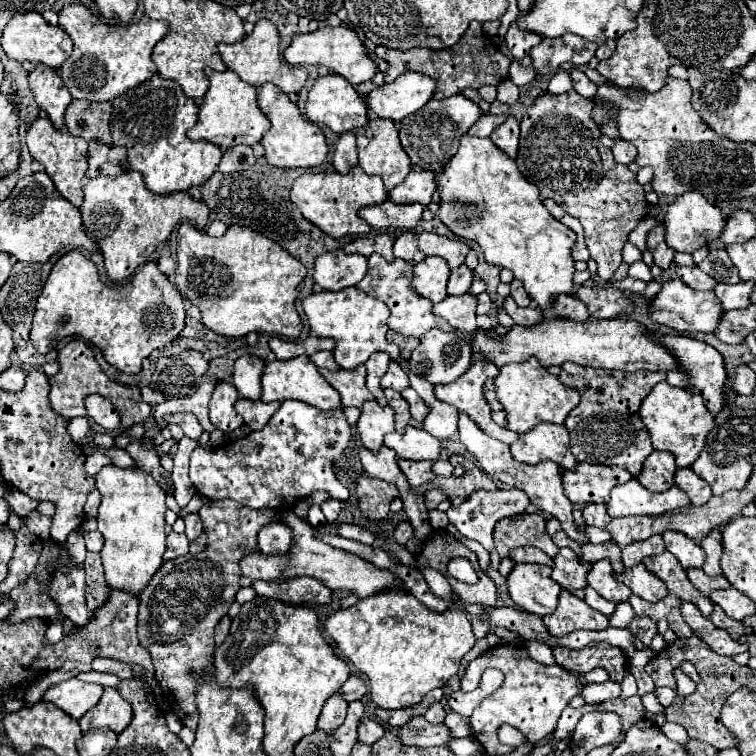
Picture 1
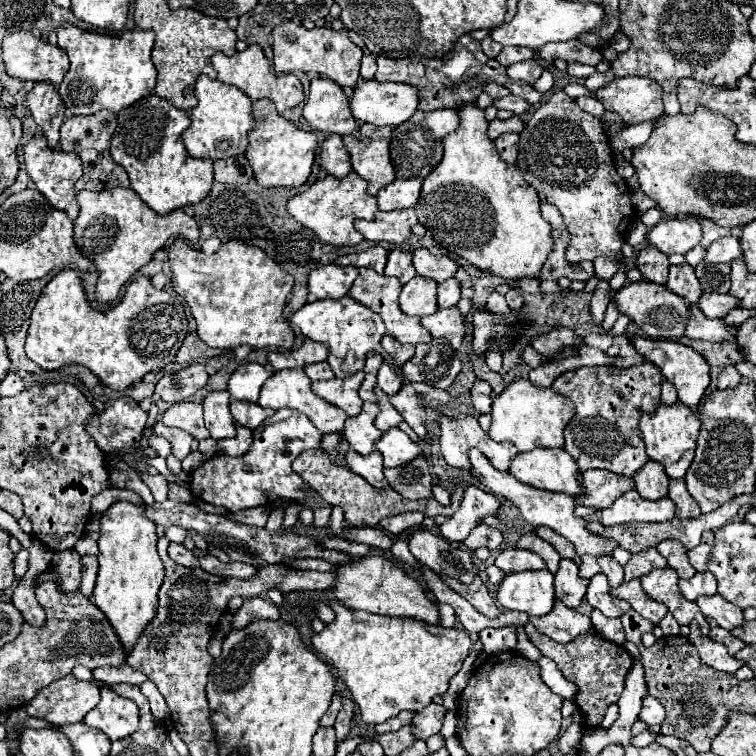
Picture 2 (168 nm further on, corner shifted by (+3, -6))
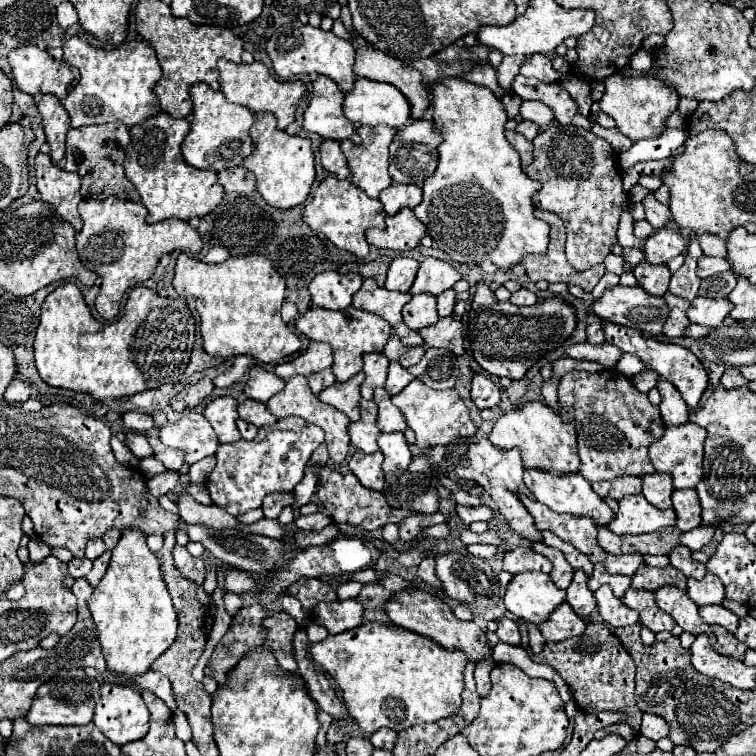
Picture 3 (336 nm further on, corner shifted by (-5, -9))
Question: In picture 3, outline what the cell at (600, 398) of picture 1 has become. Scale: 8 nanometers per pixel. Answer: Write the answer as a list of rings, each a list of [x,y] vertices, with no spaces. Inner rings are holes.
[[[569,371],[559,381],[559,413],[563,421],[573,421],[577,427],[581,475],[587,481],[655,473],[647,449],[665,431],[659,407],[653,407],[625,375],[617,371]]]

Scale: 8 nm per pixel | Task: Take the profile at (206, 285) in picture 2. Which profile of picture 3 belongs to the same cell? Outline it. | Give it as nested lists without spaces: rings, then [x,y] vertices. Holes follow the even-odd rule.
[[[181,253],[177,257],[173,287],[179,295],[195,299],[195,309],[201,319],[199,331],[203,339],[203,349],[211,357],[227,359],[235,355],[251,355],[253,359],[261,363],[273,363],[301,349],[301,339],[283,323],[281,311],[279,311],[285,299],[285,281],[279,277],[279,273],[275,273],[271,261],[267,261],[267,257],[263,255],[253,253],[253,255],[243,255],[243,257],[229,257],[225,263],[207,265],[203,261],[189,257],[187,253]]]

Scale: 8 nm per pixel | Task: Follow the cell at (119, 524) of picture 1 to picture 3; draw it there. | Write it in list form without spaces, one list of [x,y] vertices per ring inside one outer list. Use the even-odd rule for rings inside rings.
[[[123,533],[105,577],[89,597],[89,611],[97,627],[107,671],[137,677],[149,671],[149,665],[169,649],[177,633],[177,615],[163,585],[159,559],[147,547],[141,533]]]

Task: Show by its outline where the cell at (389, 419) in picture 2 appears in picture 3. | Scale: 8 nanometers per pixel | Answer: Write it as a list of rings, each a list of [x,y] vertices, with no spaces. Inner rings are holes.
[[[379,387],[375,389],[373,401],[379,407],[379,415],[377,415],[377,427],[383,433],[393,433],[393,431],[405,431],[405,417],[401,415],[401,411],[391,403],[391,395],[387,393],[387,389]]]

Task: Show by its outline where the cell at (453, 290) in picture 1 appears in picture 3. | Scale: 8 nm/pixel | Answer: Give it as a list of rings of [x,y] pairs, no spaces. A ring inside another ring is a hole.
[[[447,289],[437,297],[437,313],[439,317],[449,317],[455,307],[455,291]]]

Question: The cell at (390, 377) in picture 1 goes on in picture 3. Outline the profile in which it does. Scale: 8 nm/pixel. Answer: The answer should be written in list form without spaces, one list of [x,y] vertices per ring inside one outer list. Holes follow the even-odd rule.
[[[391,361],[385,389],[387,389],[391,395],[397,395],[399,391],[403,391],[403,387],[407,387],[407,383],[409,383],[411,379],[415,379],[415,377],[411,377],[411,373],[409,373],[405,367],[401,367],[399,363]]]

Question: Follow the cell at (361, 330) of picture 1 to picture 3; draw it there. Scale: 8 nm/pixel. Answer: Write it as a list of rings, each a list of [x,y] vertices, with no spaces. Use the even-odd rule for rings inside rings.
[[[349,305],[347,309],[341,311],[329,311],[329,309],[319,309],[319,307],[311,307],[305,311],[305,315],[301,315],[295,321],[295,329],[305,335],[311,341],[325,341],[331,345],[333,349],[333,375],[337,381],[347,381],[351,379],[355,373],[359,373],[359,353],[381,353],[389,335],[391,335],[391,325],[387,325],[387,321],[383,321],[381,317],[375,317],[367,311],[355,309],[353,305]]]

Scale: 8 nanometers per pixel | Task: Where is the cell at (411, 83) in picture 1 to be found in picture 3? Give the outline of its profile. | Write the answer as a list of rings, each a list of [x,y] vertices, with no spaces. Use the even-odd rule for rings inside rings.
[[[357,77],[355,87],[345,93],[343,113],[359,125],[385,123],[393,129],[401,129],[411,123],[409,103],[395,87],[365,77]]]

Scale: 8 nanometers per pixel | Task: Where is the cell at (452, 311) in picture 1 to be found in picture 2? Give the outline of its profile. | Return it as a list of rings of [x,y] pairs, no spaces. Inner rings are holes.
[[[457,306],[441,308],[431,316],[423,316],[421,324],[431,332],[433,338],[445,338],[451,346],[461,346],[465,336],[465,320]]]

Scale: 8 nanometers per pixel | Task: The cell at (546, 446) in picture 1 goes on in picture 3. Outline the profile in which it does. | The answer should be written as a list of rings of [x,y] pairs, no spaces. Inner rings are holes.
[[[531,469],[531,473],[523,475],[523,481],[525,481],[527,489],[535,495],[535,499],[539,503],[547,505],[549,509],[553,509],[555,513],[567,513],[567,515],[575,515],[575,517],[589,517],[589,519],[593,519],[593,523],[597,527],[607,527],[615,519],[615,513],[605,505],[605,501],[591,489],[591,483],[587,479],[583,479],[581,475],[547,477],[547,473],[535,473]]]

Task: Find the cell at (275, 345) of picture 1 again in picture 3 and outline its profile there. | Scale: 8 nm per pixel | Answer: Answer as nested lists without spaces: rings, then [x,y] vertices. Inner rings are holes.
[[[309,343],[307,351],[303,351],[301,355],[297,355],[295,359],[281,363],[275,367],[275,373],[281,379],[291,379],[293,375],[311,375],[317,371],[323,371],[327,367],[333,365],[333,353],[331,347],[327,343]]]

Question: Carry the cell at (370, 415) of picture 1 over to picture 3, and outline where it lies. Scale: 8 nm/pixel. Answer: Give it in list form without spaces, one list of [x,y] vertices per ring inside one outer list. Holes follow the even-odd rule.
[[[361,401],[361,419],[355,423],[349,423],[349,437],[351,443],[361,449],[363,453],[373,453],[377,451],[377,437],[379,437],[379,427],[375,423],[377,419],[377,405],[373,401]]]

